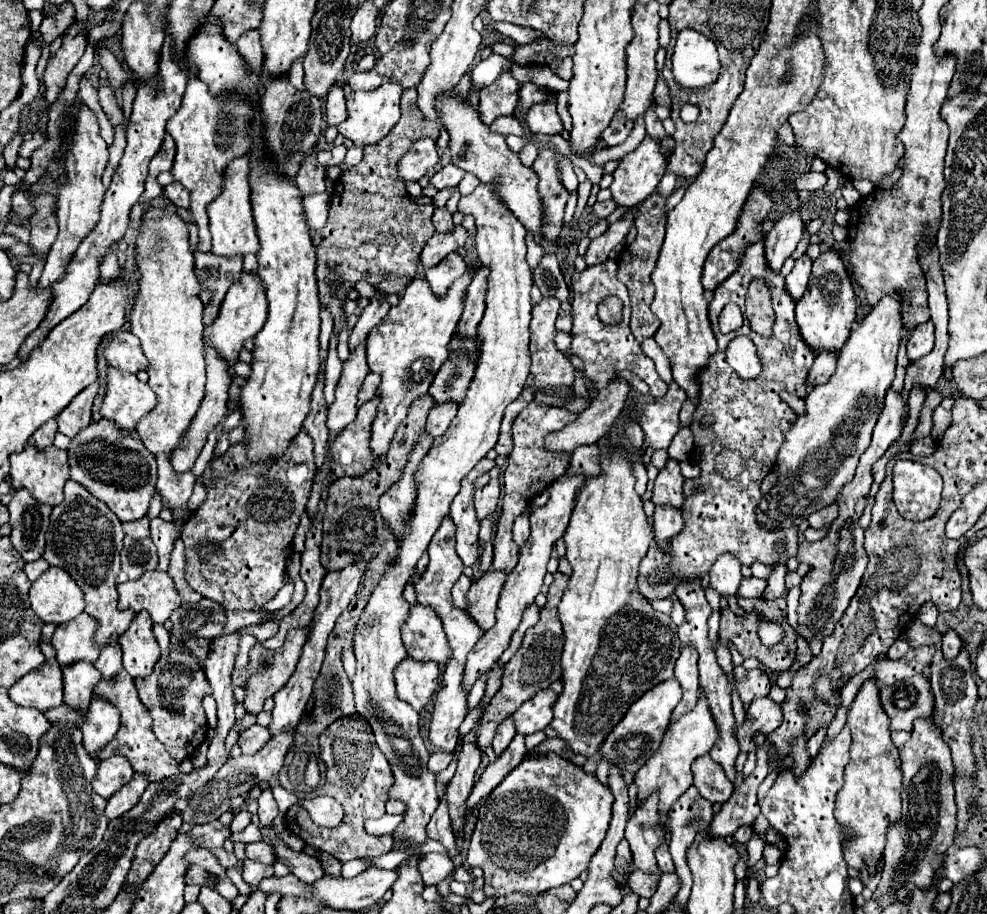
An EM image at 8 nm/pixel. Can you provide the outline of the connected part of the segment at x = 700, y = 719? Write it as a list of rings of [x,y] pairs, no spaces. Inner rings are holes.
[[[700,688],[700,692],[702,692],[702,696],[700,696],[696,708],[692,708],[692,712],[688,712],[686,716],[680,716],[680,720],[676,720],[676,724],[670,724],[660,748],[652,754],[652,758],[648,758],[648,762],[636,772],[636,778],[634,778],[634,782],[638,786],[638,802],[648,798],[654,790],[660,790],[658,810],[666,812],[666,814],[668,814],[670,806],[680,798],[680,794],[684,794],[686,788],[692,786],[690,764],[698,756],[710,752],[710,748],[716,744],[716,738],[720,738],[720,730],[716,728],[714,716],[708,708],[708,698],[704,696],[704,688]]]

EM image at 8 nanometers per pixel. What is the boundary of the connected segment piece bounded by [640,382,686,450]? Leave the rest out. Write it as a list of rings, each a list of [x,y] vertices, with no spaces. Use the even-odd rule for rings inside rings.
[[[672,382],[668,394],[660,402],[652,400],[644,406],[640,414],[640,426],[646,434],[644,446],[654,446],[656,450],[668,448],[670,440],[680,428],[678,412],[684,400],[686,400],[686,392],[676,382]]]

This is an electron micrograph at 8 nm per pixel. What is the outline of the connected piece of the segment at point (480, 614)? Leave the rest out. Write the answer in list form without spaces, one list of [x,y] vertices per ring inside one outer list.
[[[488,570],[484,572],[478,580],[474,580],[470,592],[468,592],[468,602],[470,602],[470,616],[484,628],[492,628],[496,624],[496,604],[500,598],[500,592],[504,588],[506,572],[494,572]]]

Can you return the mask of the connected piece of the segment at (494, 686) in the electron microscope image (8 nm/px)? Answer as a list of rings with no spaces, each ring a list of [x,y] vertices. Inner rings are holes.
[[[494,666],[490,672],[488,672],[488,684],[486,684],[486,692],[484,692],[484,706],[490,702],[490,698],[500,690],[500,678],[502,678],[502,668]]]

